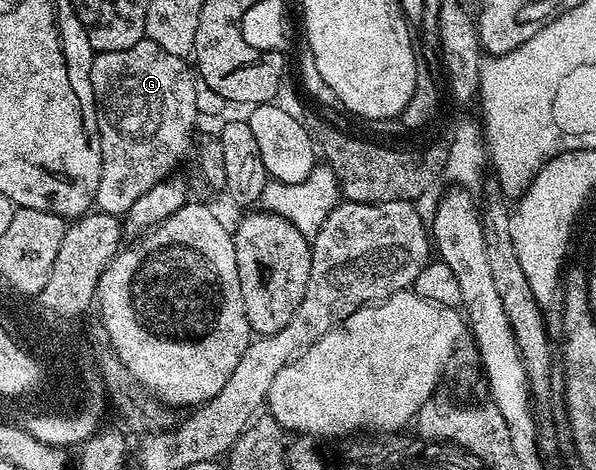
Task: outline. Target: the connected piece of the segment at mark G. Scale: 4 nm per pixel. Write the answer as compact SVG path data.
M146 38L129 50L92 55L91 85L101 138L101 178L94 203L98 211L122 217L145 190L172 175L187 151L192 151L191 127L200 119L196 79L184 57L169 54Z

